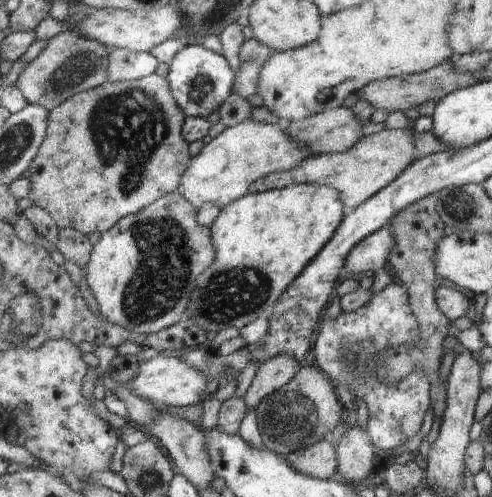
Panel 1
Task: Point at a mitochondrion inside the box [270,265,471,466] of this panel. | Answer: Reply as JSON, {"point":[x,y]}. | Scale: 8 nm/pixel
{"point":[355,351]}

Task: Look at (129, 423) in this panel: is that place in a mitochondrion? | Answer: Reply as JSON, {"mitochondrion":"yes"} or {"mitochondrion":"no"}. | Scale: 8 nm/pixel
{"mitochondrion":"no"}

